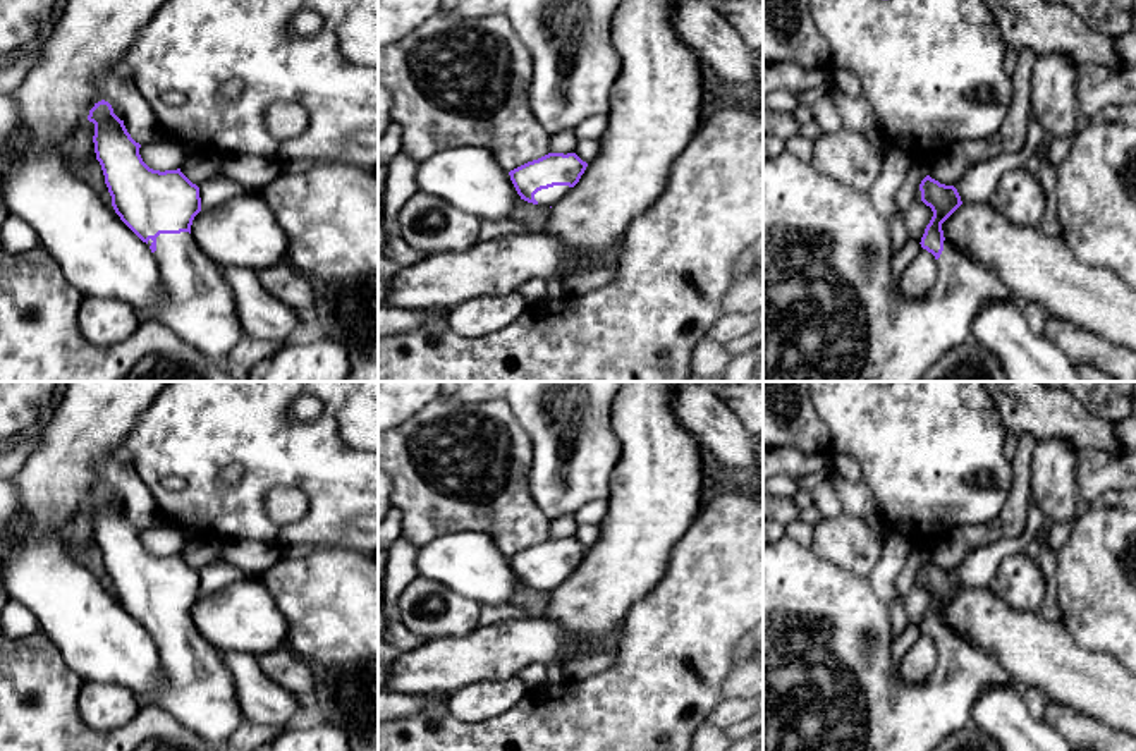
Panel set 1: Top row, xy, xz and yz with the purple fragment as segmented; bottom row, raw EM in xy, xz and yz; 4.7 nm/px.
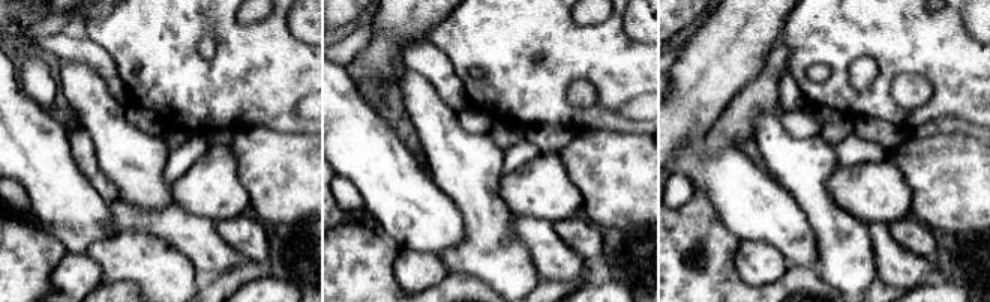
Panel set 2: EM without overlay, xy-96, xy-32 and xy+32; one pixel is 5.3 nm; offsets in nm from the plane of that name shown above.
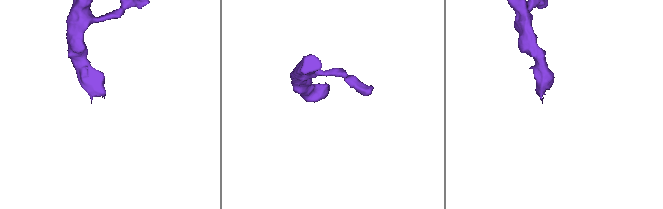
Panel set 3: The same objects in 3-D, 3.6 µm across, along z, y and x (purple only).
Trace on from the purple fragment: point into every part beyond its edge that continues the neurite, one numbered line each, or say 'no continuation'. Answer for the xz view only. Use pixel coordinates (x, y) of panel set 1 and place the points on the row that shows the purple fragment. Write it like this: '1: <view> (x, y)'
1: xz (549, 196)

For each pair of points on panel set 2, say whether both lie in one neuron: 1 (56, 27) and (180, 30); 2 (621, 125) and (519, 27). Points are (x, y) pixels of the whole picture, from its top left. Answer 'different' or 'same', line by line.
1: different
2: same

